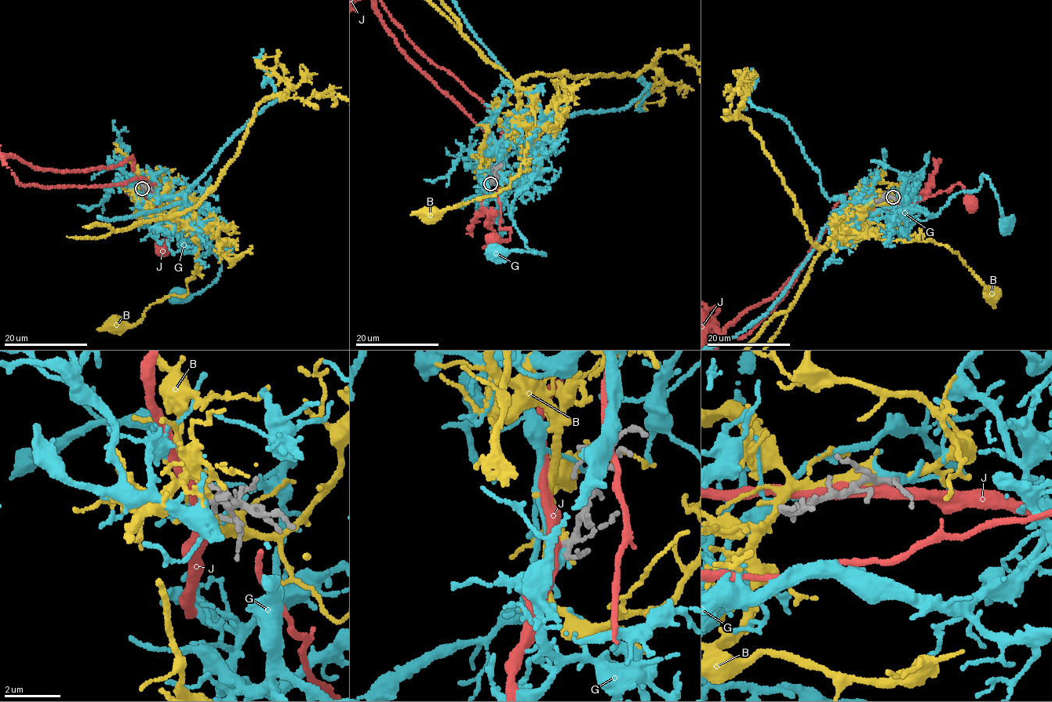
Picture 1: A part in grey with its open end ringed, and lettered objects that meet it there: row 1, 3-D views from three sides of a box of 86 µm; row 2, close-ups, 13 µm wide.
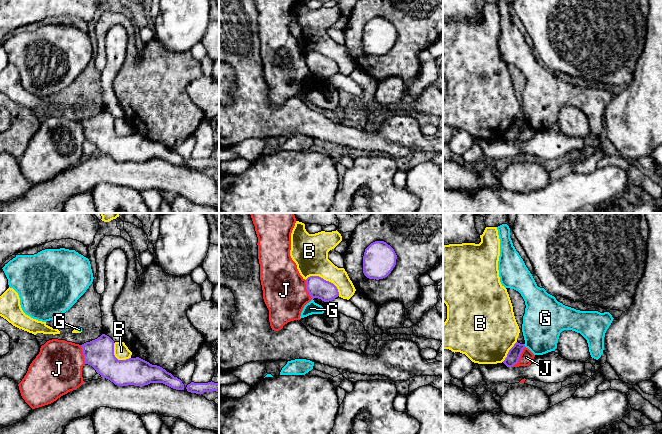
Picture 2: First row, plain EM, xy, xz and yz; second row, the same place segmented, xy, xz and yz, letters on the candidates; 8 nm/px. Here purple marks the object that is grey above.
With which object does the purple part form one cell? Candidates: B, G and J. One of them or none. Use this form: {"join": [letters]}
{"join": []}

